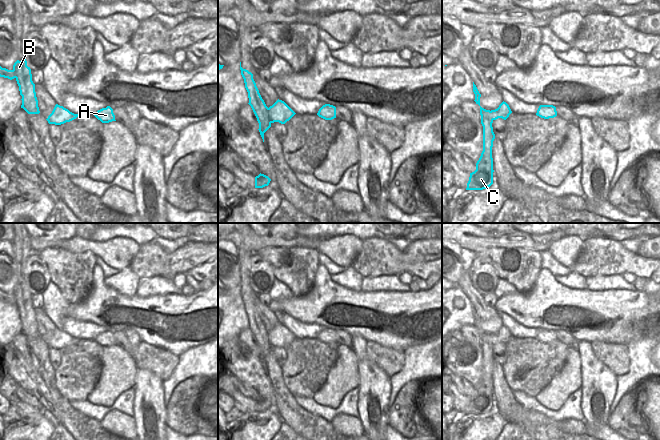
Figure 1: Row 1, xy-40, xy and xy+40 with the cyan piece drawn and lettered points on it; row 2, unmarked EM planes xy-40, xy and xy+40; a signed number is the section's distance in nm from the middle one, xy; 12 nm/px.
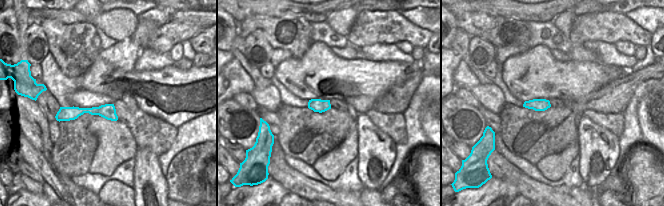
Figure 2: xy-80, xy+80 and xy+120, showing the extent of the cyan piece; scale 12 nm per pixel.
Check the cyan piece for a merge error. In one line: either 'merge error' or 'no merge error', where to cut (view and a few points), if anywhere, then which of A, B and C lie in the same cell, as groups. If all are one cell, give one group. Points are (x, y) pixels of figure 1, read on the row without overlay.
merge error; cut xy (268, 332), (268, 342), (272, 346); groups A / B C

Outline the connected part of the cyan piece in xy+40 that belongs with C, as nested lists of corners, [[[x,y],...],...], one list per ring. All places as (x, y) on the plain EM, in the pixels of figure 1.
[[[480,330],[481,348],[483,350],[483,375],[476,387],[476,394],[470,397],[466,414],[483,414],[493,408],[492,371],[495,363],[493,343],[490,334]]]

